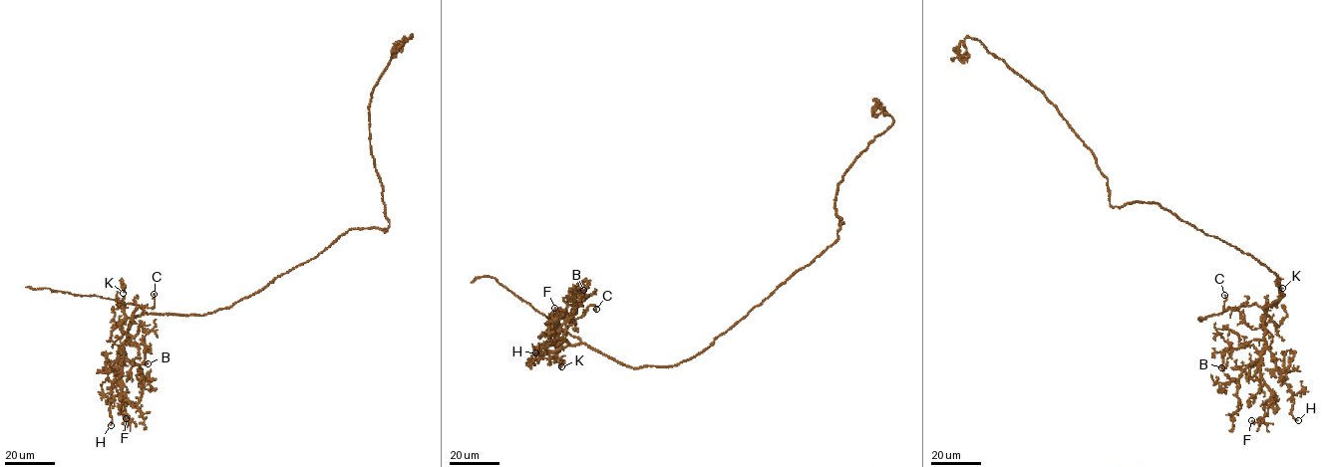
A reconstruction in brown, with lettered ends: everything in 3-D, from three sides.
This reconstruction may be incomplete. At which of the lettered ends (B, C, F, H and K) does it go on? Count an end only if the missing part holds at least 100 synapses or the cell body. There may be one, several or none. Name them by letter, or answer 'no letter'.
no letter

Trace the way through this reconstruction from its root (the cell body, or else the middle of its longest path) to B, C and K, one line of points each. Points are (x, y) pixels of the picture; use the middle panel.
B: (773, 292), (695, 356), (632, 367), (564, 341), (565, 322), (583, 290)
C: (773, 292), (701, 352), (667, 366), (632, 367), (583, 343), (570, 344), (565, 328), (588, 306), (596, 309)
K: (773, 292), (676, 364), (632, 367), (564, 340), (554, 357), (561, 366)

